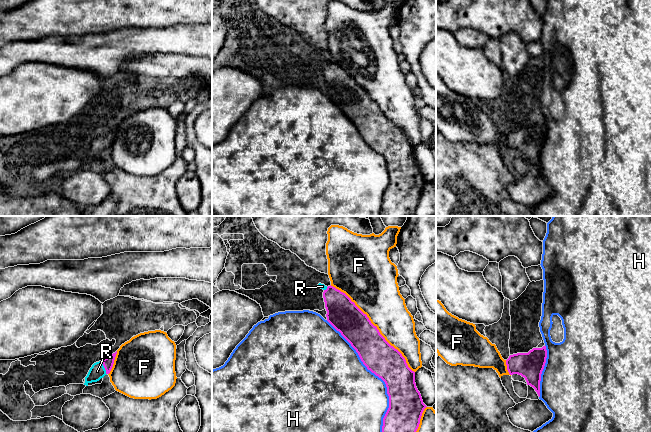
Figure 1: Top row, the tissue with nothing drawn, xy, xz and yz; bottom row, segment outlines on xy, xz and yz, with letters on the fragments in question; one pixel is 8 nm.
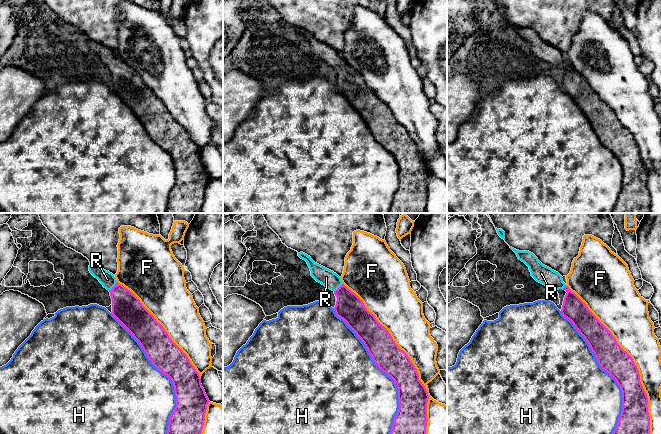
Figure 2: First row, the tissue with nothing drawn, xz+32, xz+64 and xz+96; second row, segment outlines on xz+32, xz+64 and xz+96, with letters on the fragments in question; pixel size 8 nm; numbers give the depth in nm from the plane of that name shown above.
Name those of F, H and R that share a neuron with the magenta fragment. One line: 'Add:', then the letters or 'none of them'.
Add: R

